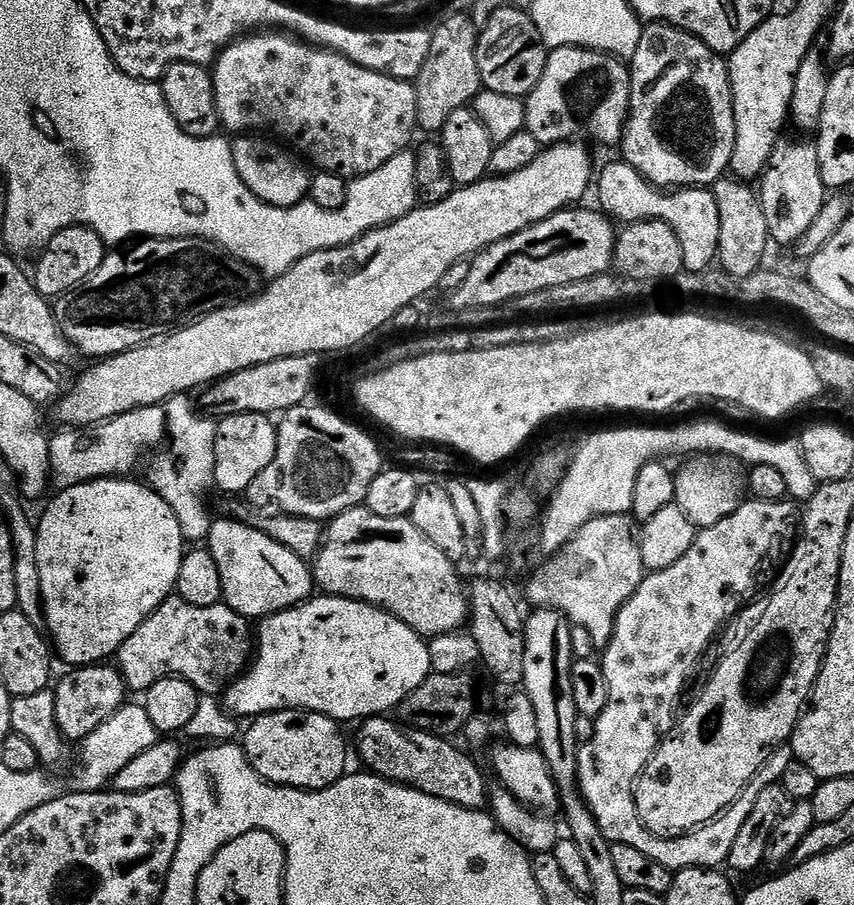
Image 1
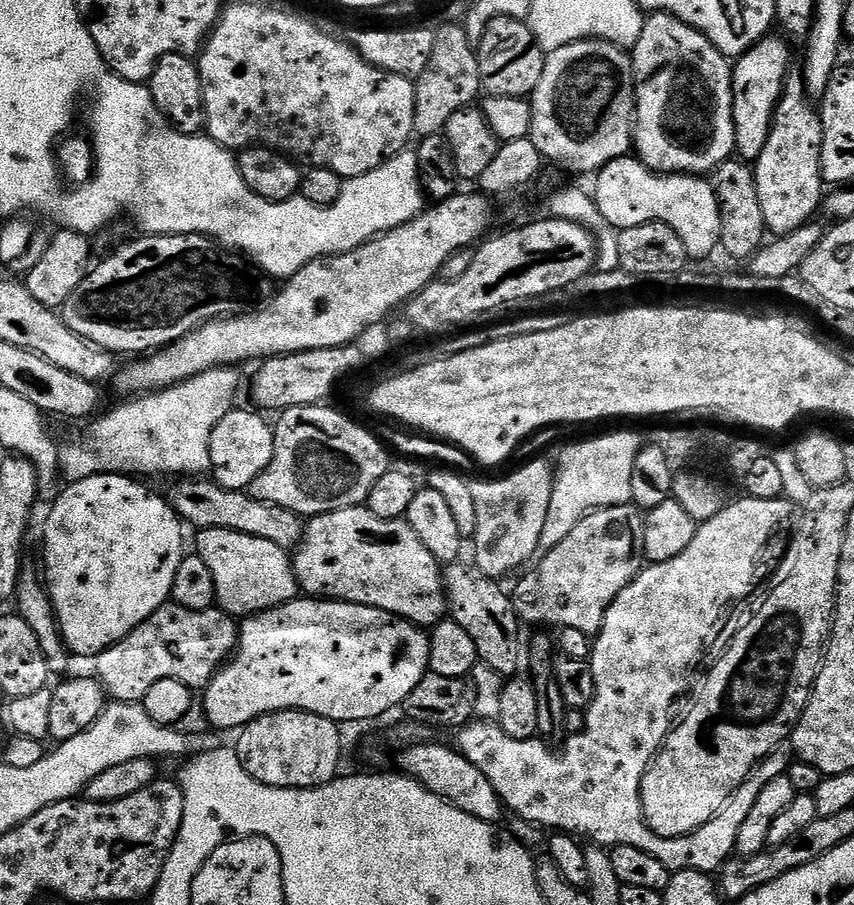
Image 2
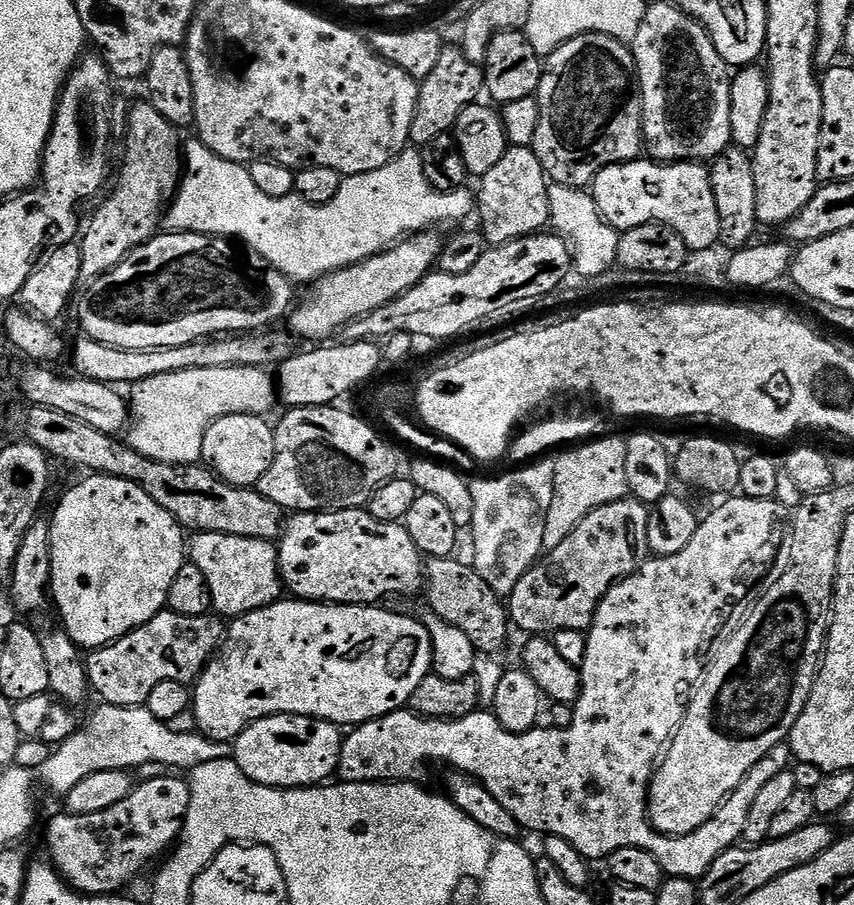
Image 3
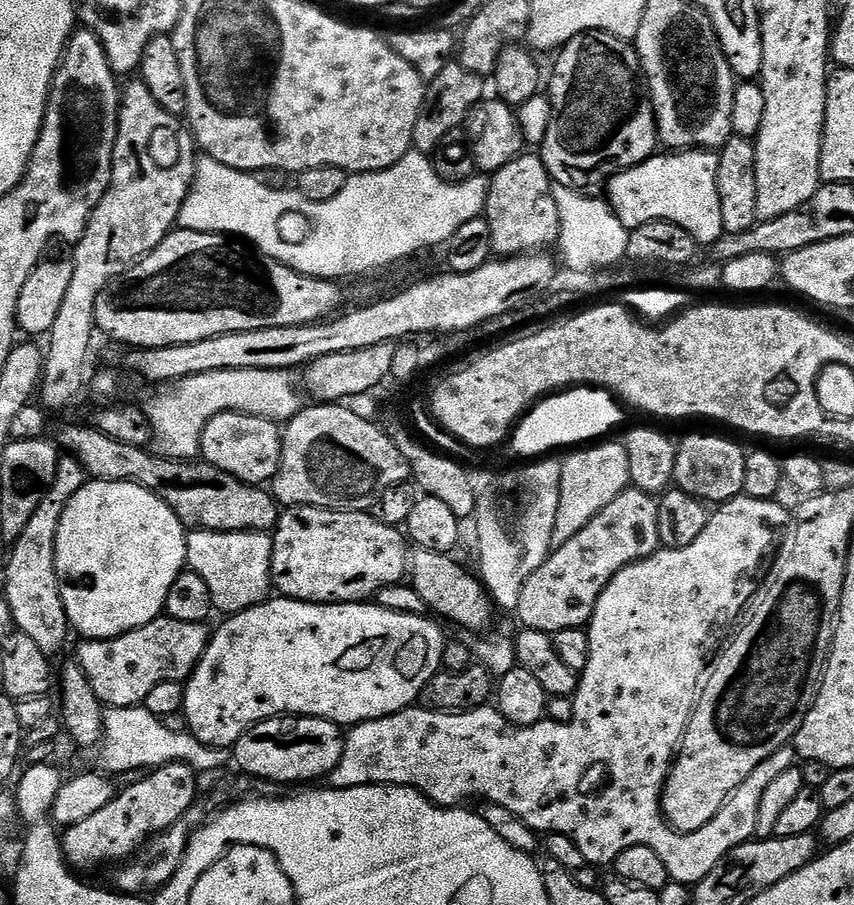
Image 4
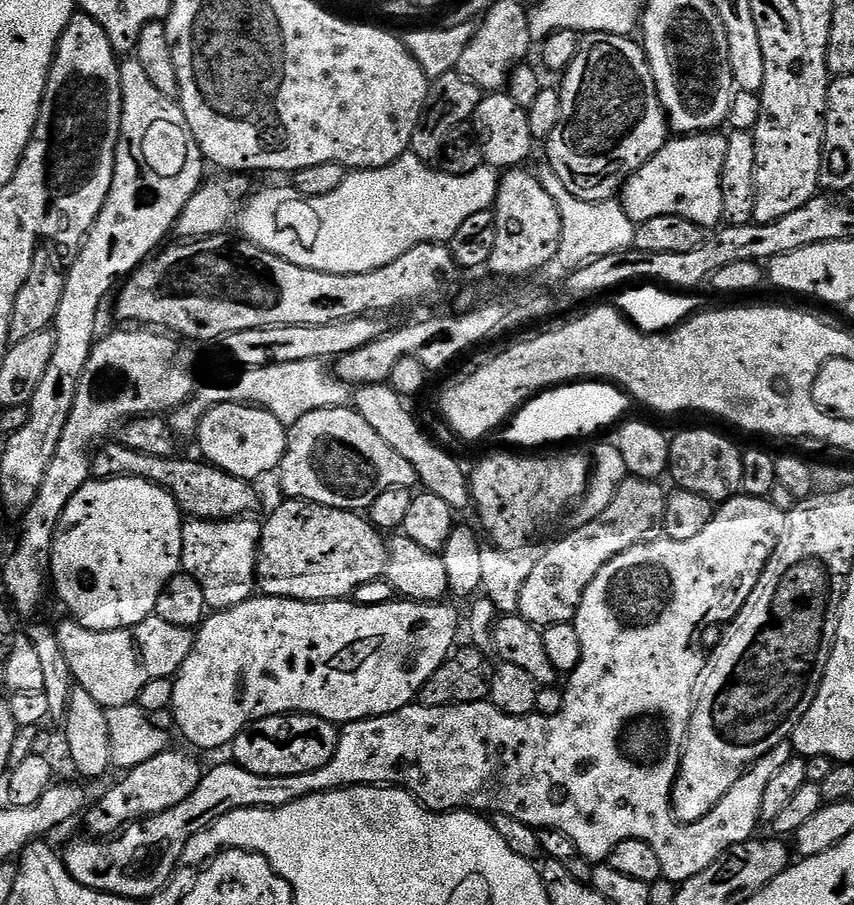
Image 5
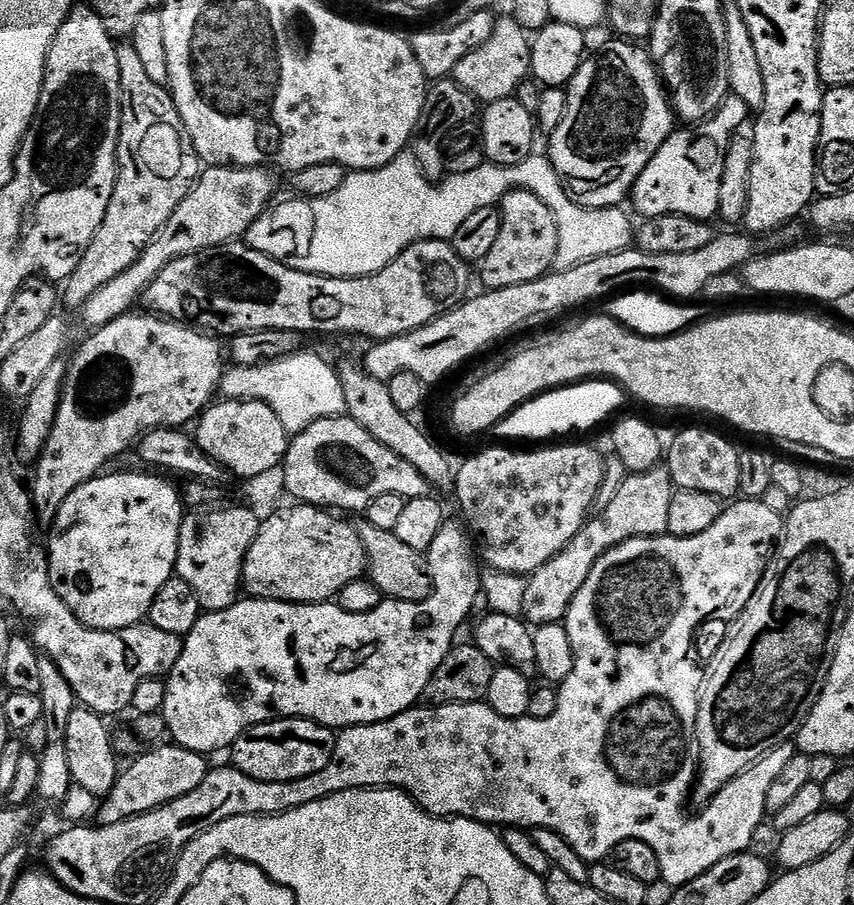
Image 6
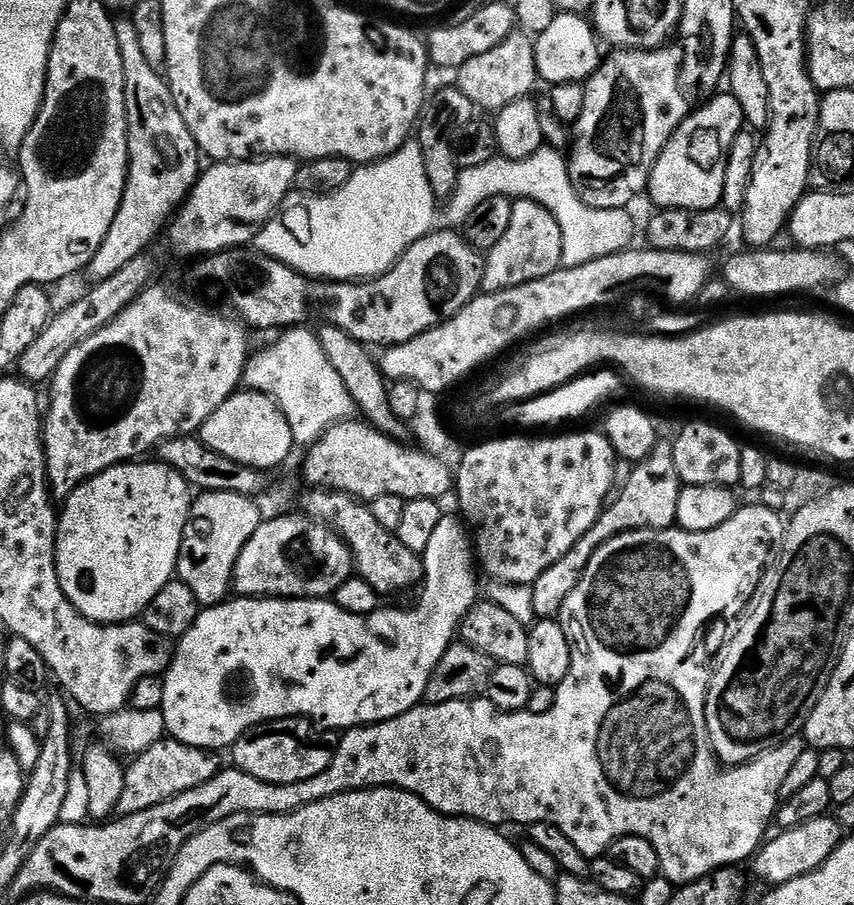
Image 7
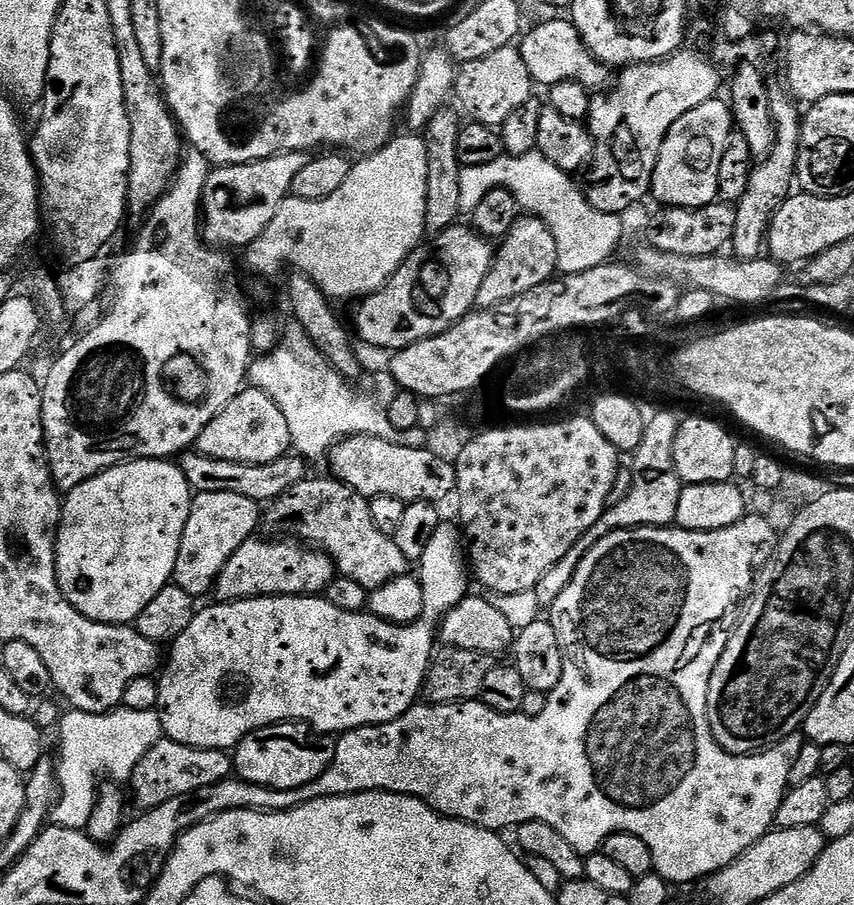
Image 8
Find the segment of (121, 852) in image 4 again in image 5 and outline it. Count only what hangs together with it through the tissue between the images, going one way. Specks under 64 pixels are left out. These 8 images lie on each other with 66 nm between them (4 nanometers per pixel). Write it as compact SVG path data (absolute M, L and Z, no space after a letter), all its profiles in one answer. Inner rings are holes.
M164 751L148 762L125 771L120 776L121 780L97 804L87 809L88 828L96 835L93 837L115 837L137 820L157 816L178 806L178 802L186 802L186 798L190 798L190 794L198 790L201 775L202 767L194 757L187 756L184 752Z

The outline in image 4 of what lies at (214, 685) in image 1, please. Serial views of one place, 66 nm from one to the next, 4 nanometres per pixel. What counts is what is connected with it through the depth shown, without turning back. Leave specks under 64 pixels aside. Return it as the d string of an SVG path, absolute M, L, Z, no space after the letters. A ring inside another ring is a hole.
M161 614L154 622L112 640L84 640L74 660L90 680L90 686L94 686L101 704L108 708L132 708L143 705L146 694L158 682L187 681L208 645L208 627L207 623L178 622Z

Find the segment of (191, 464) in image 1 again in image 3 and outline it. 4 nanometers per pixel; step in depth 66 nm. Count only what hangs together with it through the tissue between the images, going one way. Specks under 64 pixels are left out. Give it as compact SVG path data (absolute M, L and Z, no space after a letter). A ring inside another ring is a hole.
M206 366L146 378L131 389L132 396L130 392L131 424L126 443L138 454L154 458L154 462L200 464L206 430L218 418L230 414L267 417L268 411L278 404L277 385L268 375L263 368Z

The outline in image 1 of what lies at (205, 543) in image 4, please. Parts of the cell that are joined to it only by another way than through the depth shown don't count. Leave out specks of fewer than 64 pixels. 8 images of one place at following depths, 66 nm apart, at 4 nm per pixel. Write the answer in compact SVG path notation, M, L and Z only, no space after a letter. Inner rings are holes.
M213 519L206 541L208 553L218 562L222 574L223 603L230 610L256 622L276 612L284 612L304 603L314 592L314 581L309 561L298 558L294 550L286 550L259 527L238 524L234 520Z

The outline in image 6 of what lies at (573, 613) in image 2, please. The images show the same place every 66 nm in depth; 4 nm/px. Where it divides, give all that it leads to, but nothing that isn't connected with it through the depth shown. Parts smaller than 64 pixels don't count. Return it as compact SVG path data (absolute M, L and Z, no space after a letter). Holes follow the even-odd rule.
M664 466L648 472L634 472L622 480L618 494L614 494L608 504L584 523L571 542L554 558L550 558L550 562L527 577L523 619L532 626L561 623L568 615L570 602L578 598L578 590L582 590L586 578L590 578L594 562L598 562L606 550L614 550L614 546L622 546L622 542L630 542L630 538L665 535L670 526L670 498L673 491L672 479Z

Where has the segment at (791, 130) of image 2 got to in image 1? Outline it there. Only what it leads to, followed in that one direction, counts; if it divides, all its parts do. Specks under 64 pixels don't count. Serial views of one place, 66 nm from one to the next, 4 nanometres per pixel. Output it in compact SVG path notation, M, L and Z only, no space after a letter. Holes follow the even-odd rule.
M781 138L773 147L768 167L758 180L758 195L762 214L766 214L766 226L771 243L795 246L814 226L814 218L822 210L826 189L822 182L822 170L818 170L818 150L815 143Z

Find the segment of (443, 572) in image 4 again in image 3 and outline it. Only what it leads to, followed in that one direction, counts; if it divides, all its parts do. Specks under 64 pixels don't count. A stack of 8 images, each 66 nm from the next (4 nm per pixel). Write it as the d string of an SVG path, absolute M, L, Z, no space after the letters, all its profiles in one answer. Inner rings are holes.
M432 558L426 564L426 596L428 592L427 607L432 612L442 617L452 626L456 626L459 630L470 638L470 642L476 647L477 653L493 653L500 654L504 647L508 644L508 628L510 629L510 617L508 609L502 596L496 593L486 584L486 582L478 575L471 563L456 560L457 558Z

